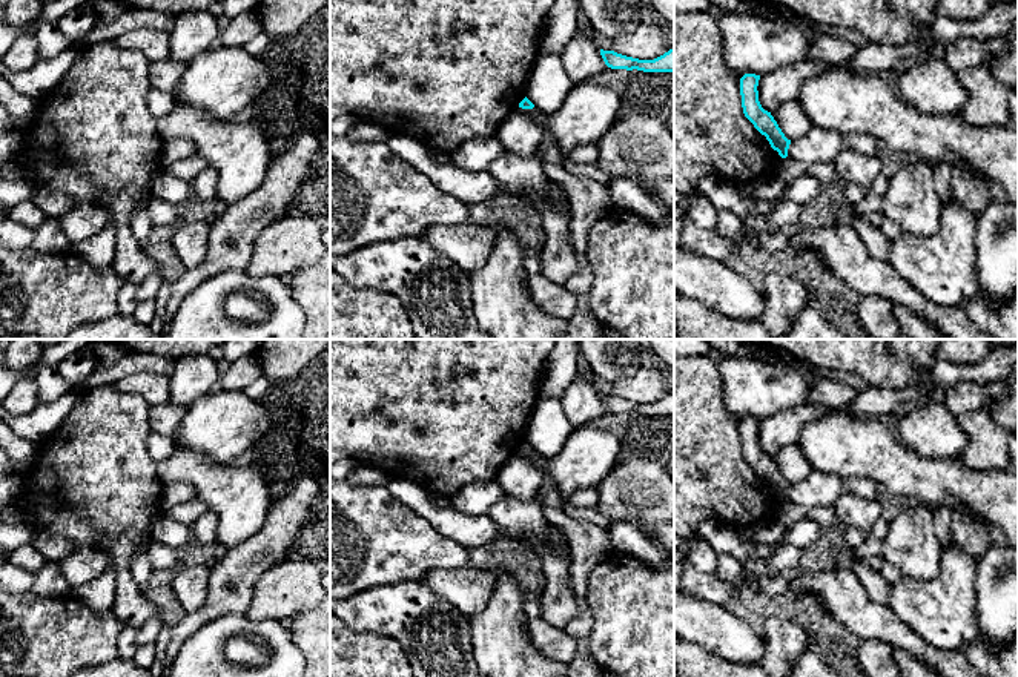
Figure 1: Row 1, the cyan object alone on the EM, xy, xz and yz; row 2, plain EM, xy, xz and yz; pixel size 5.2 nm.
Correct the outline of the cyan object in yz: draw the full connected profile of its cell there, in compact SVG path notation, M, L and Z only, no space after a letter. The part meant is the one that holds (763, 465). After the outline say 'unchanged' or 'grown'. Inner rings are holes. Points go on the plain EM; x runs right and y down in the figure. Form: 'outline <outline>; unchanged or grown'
outline M745 418L740 422L740 439L745 461L754 471L766 481L771 491L782 502L791 500L803 508L829 508L834 507L841 493L852 493L864 499L877 499L878 484L868 477L841 477L818 470L791 485L785 481L771 456L765 454L759 445L760 419Z; grown

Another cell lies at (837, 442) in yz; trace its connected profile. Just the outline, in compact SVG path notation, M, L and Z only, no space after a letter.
M829 411L802 428L798 447L814 470L841 477L868 477L901 499L920 500L934 513L941 507L967 511L981 520L992 545L1018 548L1018 474L1010 470L977 471L960 457L930 459L915 454L889 431L884 419Z

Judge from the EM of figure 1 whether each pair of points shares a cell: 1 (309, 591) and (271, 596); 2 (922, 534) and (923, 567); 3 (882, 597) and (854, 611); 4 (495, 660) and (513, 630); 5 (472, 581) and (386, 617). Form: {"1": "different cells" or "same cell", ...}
{"1": "same cell", "2": "same cell", "3": "different cells", "4": "same cell", "5": "different cells"}

